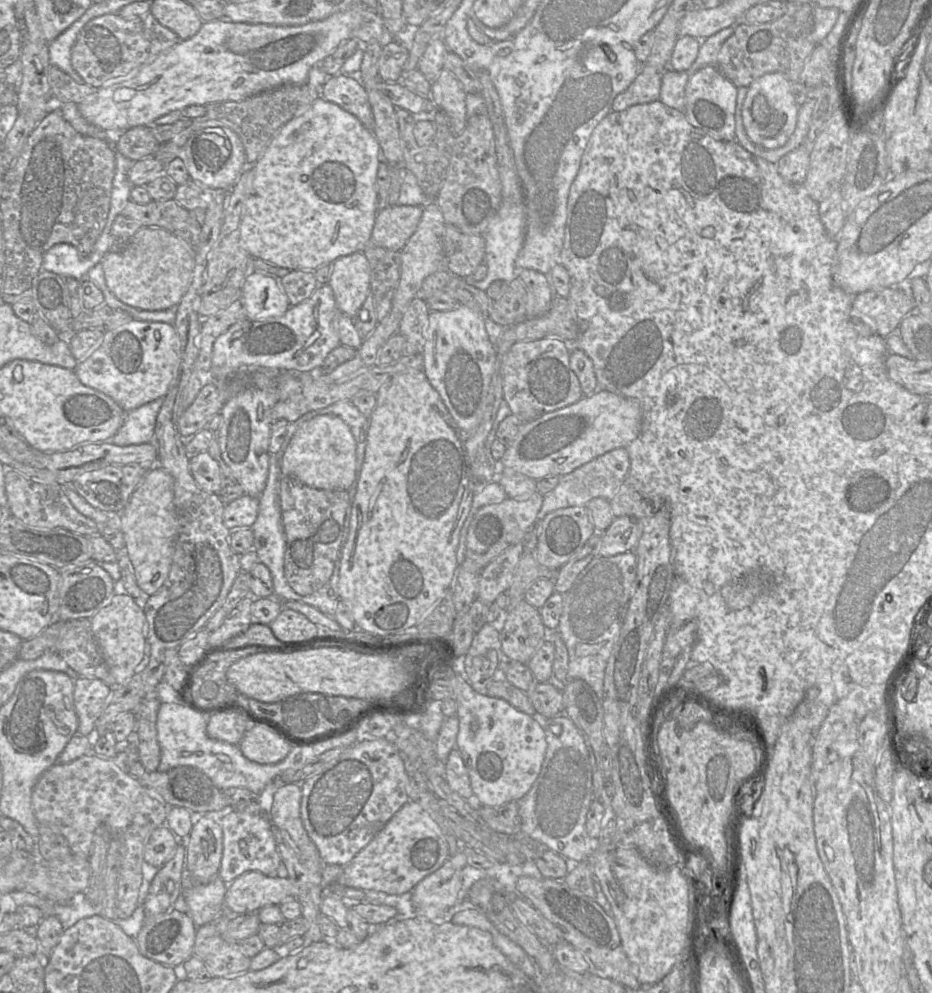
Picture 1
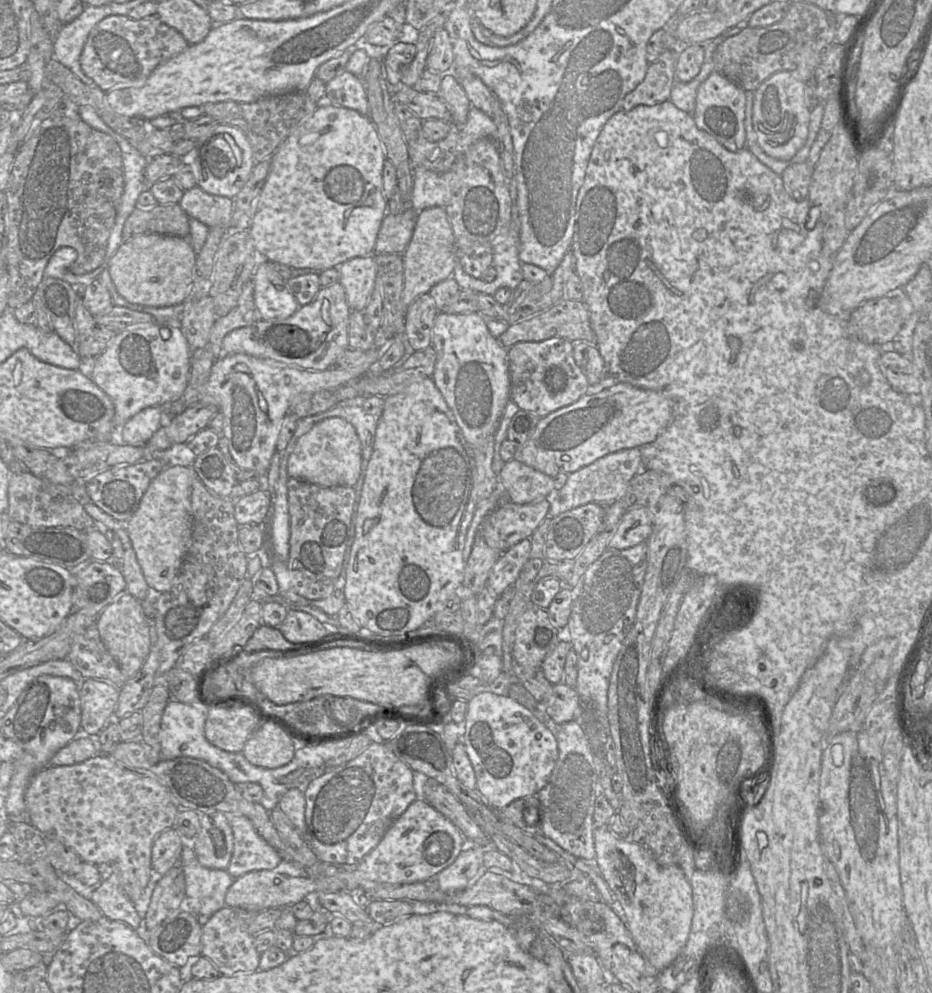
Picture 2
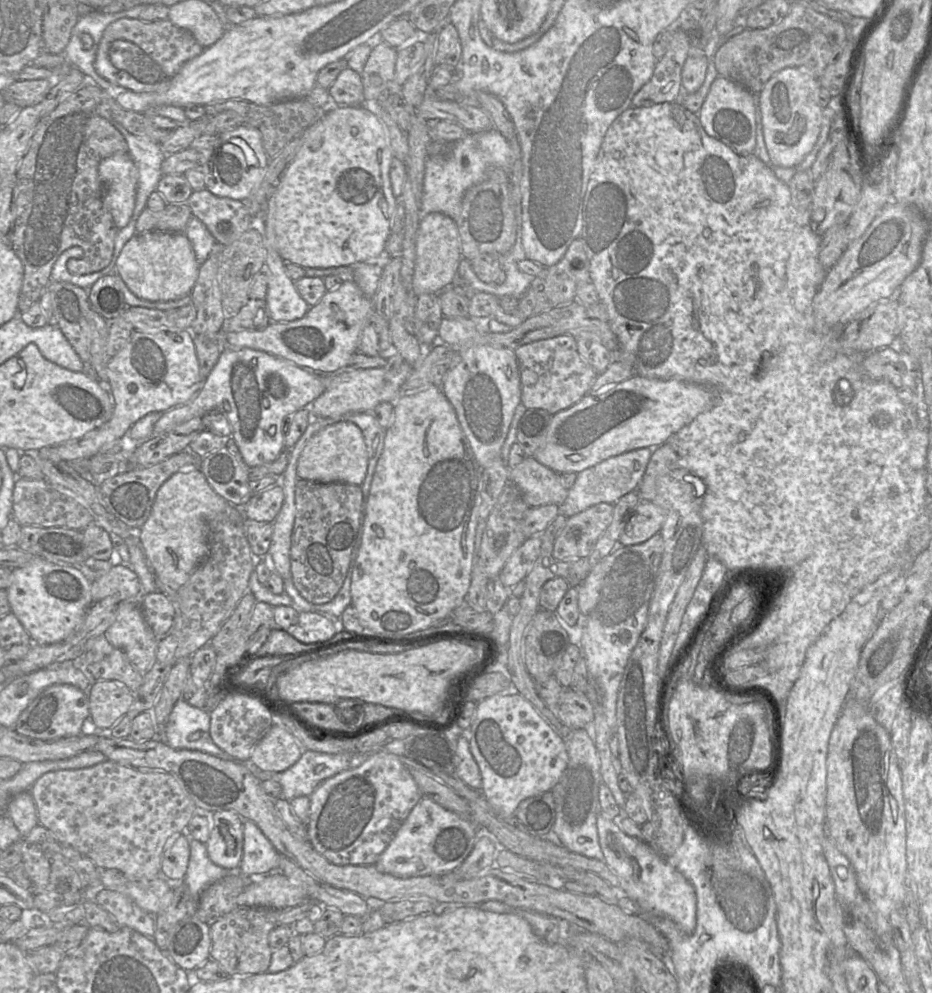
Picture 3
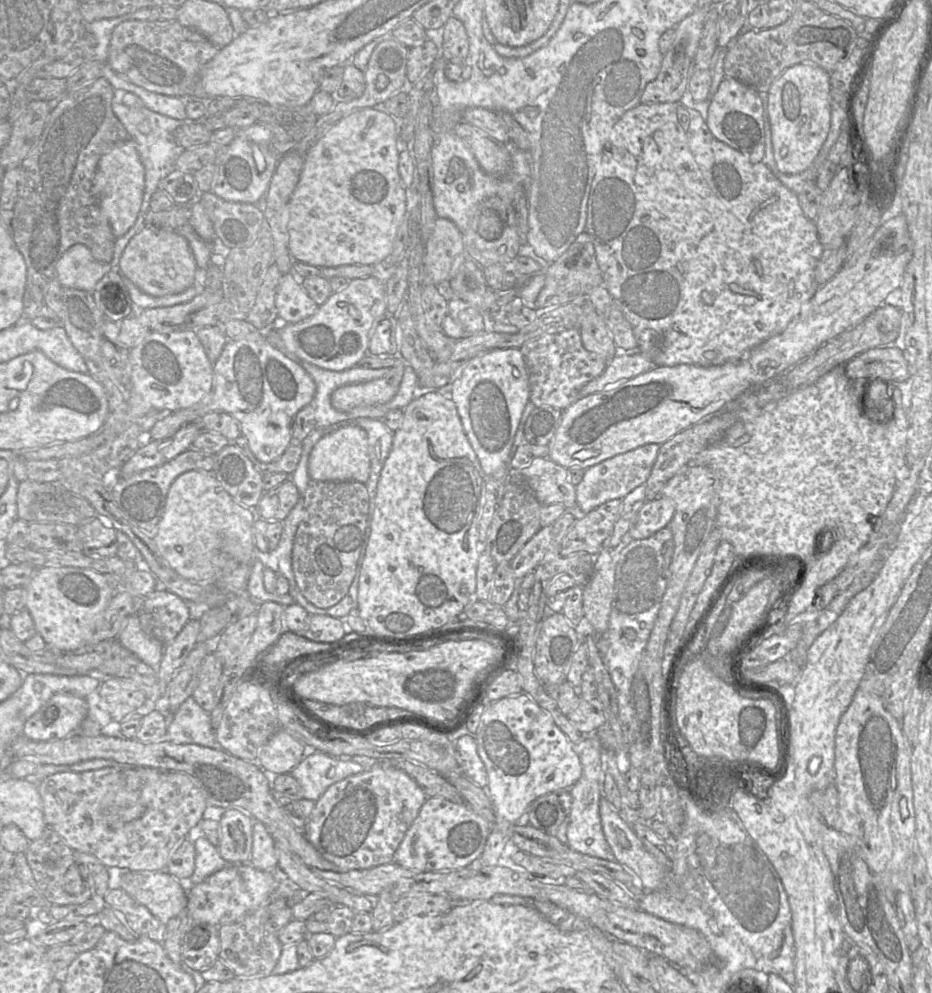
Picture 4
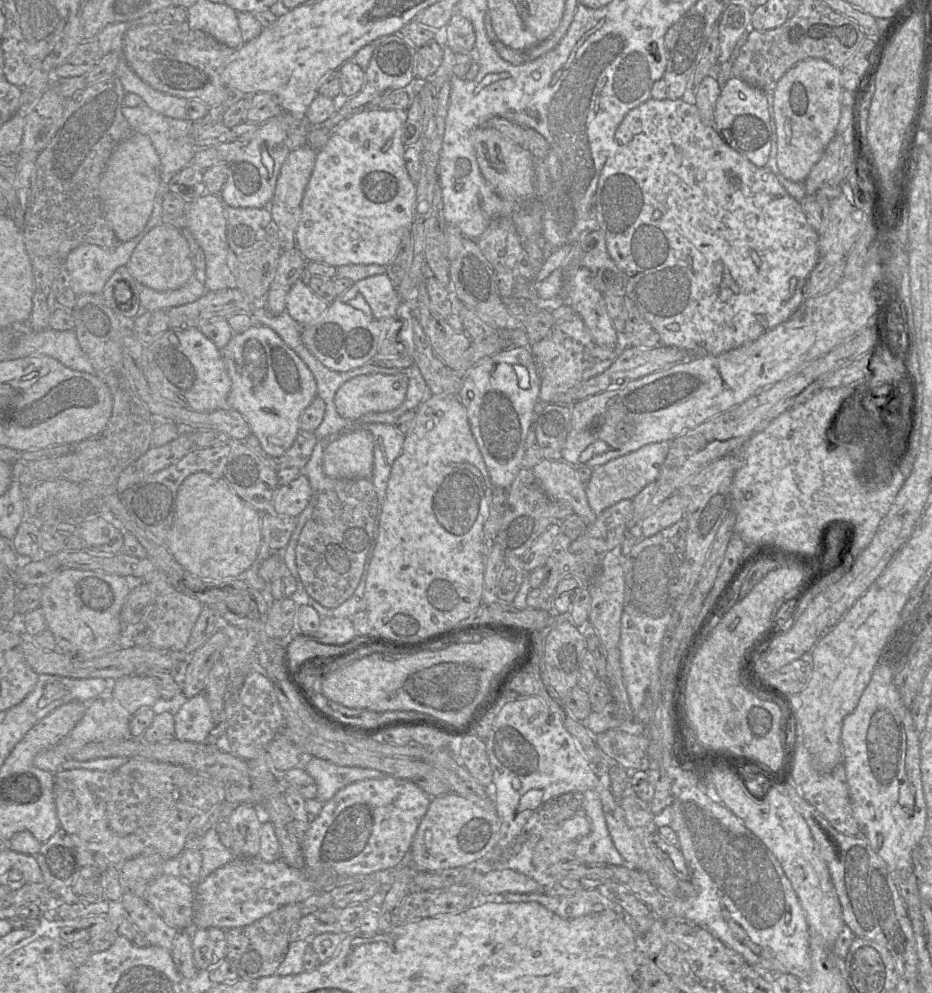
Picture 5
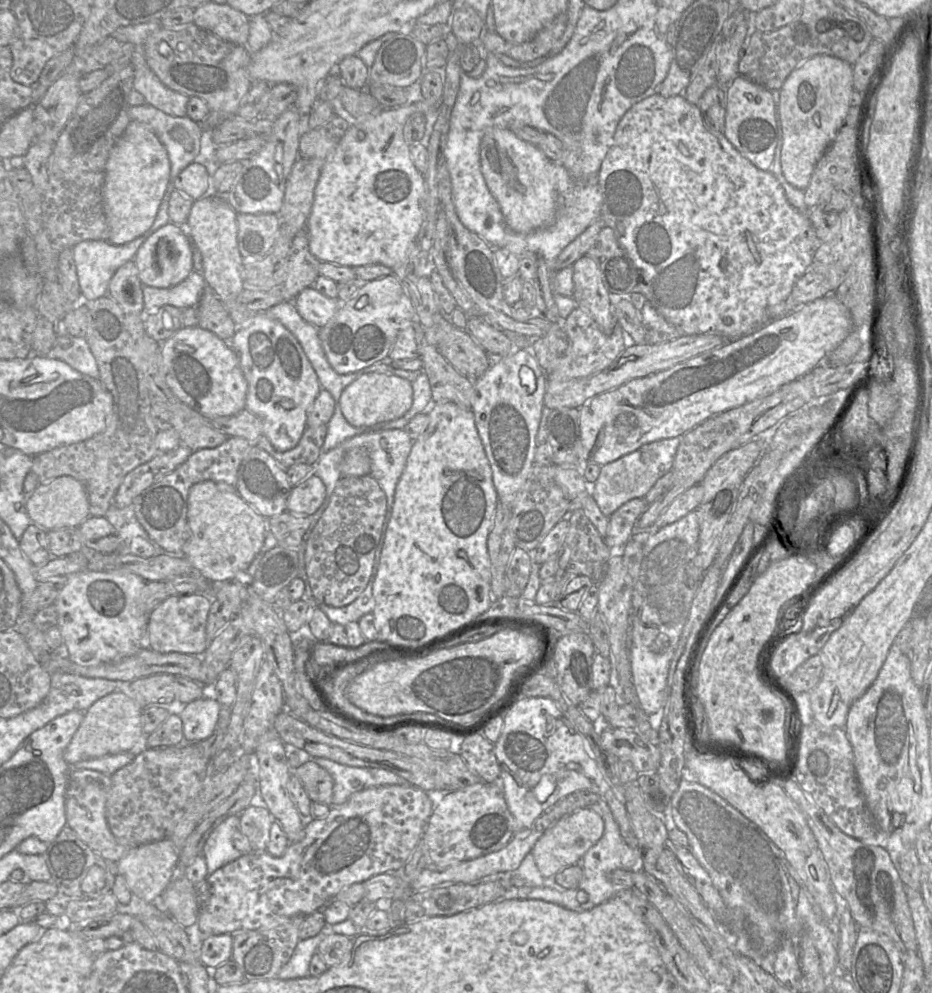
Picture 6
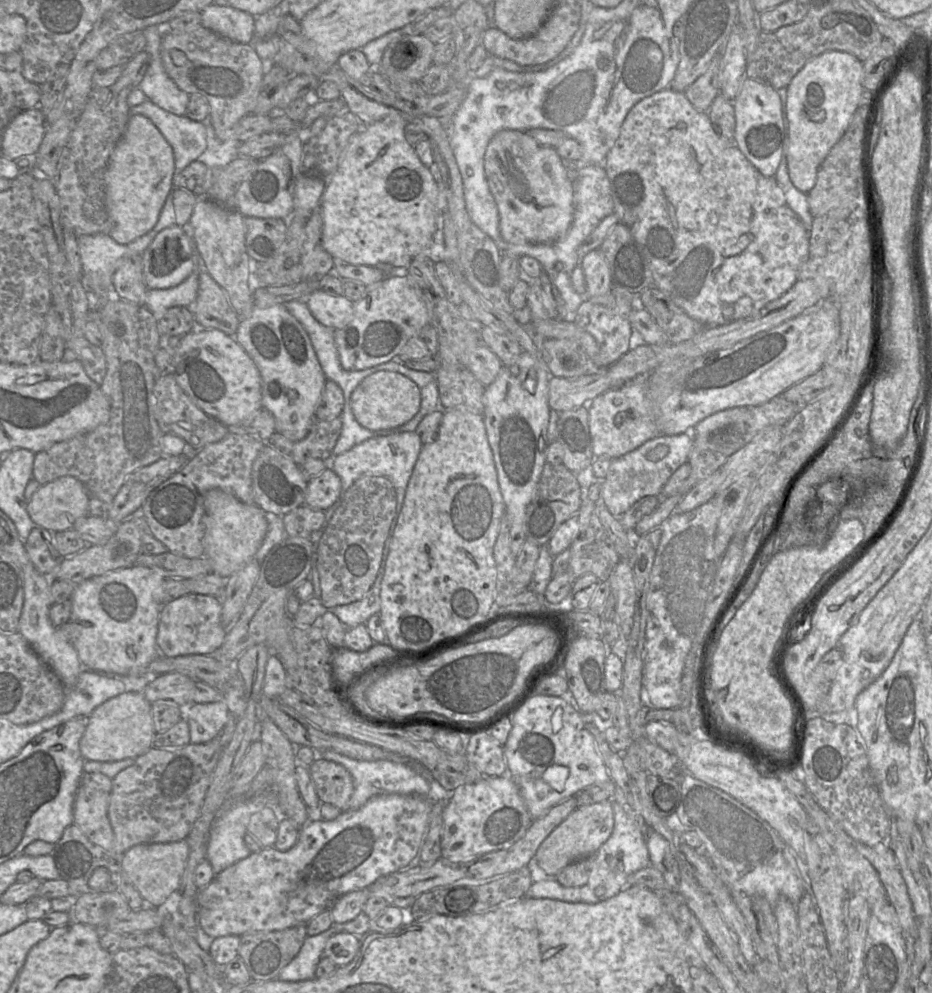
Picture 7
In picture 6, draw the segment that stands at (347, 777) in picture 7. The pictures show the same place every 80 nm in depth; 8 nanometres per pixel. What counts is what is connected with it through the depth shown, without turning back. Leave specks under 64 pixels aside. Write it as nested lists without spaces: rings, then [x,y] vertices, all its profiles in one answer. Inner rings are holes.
[[[314,760],[292,770],[312,802],[332,806],[334,780]]]

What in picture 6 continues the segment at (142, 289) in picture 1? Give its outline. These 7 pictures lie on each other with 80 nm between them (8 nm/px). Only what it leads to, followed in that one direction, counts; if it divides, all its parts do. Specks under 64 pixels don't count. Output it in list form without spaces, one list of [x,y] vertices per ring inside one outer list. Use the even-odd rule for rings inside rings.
[[[171,222],[147,238],[133,260],[138,268],[142,284],[150,287],[173,287],[184,281],[192,271],[195,271],[193,267],[193,244],[181,226]]]

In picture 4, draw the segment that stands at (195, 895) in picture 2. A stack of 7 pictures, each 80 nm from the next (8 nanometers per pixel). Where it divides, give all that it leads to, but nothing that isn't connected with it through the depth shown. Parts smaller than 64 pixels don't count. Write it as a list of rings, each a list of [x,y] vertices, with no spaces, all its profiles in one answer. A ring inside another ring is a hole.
[[[201,832],[196,834],[192,841],[195,846],[195,870],[189,879],[188,890],[189,886],[203,882],[207,877],[230,865],[221,857],[218,848]]]

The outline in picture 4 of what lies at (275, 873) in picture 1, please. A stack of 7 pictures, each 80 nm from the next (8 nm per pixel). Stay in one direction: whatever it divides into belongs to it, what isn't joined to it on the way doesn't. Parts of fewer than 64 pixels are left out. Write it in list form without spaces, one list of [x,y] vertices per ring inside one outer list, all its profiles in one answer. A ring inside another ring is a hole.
[[[255,821],[253,825],[253,845],[249,863],[261,871],[273,871],[278,868],[275,841],[259,821]]]

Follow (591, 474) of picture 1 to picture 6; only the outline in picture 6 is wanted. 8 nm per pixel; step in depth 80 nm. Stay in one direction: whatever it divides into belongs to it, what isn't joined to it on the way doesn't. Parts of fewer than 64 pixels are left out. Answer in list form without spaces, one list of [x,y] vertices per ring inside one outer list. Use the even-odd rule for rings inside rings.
[[[675,437],[644,444],[637,450],[601,466],[598,479],[589,484],[590,493],[601,512],[609,517],[626,502],[644,498],[654,484],[672,470],[680,441],[681,437]],[[645,453],[651,455],[652,459],[643,459]]]

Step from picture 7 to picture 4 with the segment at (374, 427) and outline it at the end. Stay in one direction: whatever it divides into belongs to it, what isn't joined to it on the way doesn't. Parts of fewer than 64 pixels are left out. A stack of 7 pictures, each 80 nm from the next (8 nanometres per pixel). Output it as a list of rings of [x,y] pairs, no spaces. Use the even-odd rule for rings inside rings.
[[[396,360],[394,366],[386,368],[389,374],[384,378],[339,387],[331,396],[332,406],[337,411],[348,412],[359,406],[389,402],[398,392],[405,367],[406,361]]]

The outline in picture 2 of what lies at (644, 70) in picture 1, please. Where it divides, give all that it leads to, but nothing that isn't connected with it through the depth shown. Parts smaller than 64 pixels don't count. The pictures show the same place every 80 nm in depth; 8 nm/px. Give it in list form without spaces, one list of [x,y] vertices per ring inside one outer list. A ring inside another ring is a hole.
[[[668,49],[656,61],[649,63],[644,80],[625,96],[622,110],[631,110],[639,105],[653,106],[669,100],[676,81],[679,51]]]

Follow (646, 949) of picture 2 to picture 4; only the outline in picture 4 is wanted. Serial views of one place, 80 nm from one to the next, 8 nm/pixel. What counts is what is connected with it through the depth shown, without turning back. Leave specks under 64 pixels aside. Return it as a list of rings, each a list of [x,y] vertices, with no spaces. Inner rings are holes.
[[[604,797],[600,801],[599,814],[605,839],[615,860],[631,870],[645,890],[656,890],[668,869],[645,848],[631,826]]]

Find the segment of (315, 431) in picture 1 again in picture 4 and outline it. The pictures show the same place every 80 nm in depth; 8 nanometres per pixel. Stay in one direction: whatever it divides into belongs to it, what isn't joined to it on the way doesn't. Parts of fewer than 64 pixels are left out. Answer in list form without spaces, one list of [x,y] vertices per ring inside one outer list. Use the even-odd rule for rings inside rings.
[[[348,425],[322,437],[313,447],[309,456],[308,474],[315,481],[356,481],[365,484],[370,475],[370,456],[366,431],[358,426]]]

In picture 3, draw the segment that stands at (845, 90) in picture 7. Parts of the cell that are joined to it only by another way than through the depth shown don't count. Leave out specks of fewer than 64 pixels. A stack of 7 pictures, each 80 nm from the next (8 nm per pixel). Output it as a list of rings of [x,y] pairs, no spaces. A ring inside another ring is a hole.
[[[788,67],[773,75],[759,93],[764,141],[776,166],[795,167],[816,144],[822,120],[818,104],[820,88],[818,77],[804,69]]]

